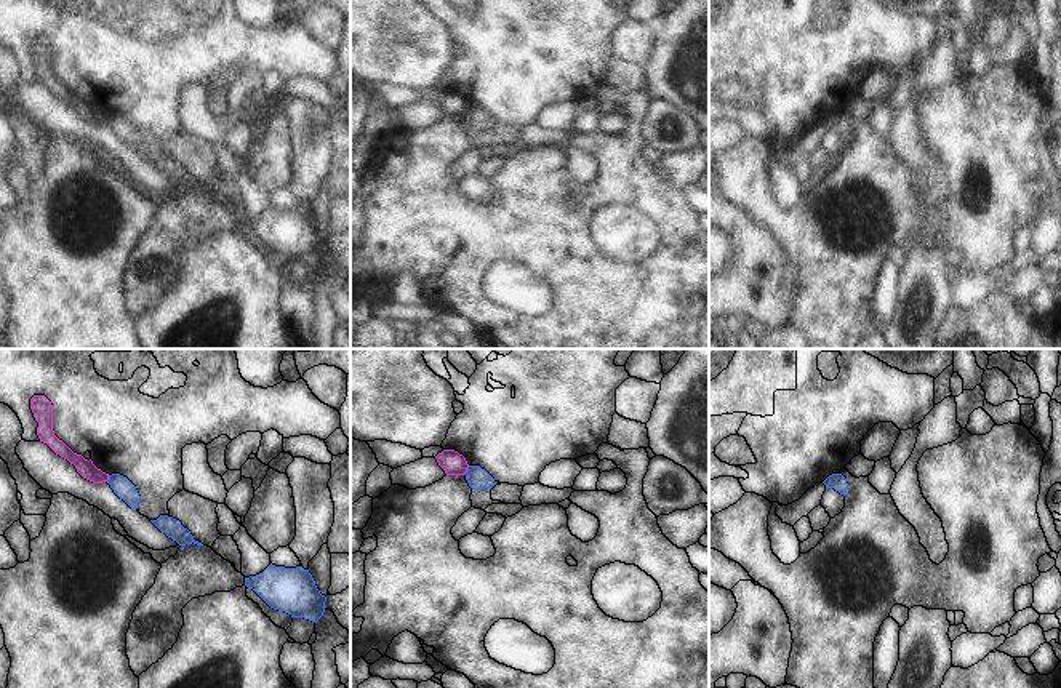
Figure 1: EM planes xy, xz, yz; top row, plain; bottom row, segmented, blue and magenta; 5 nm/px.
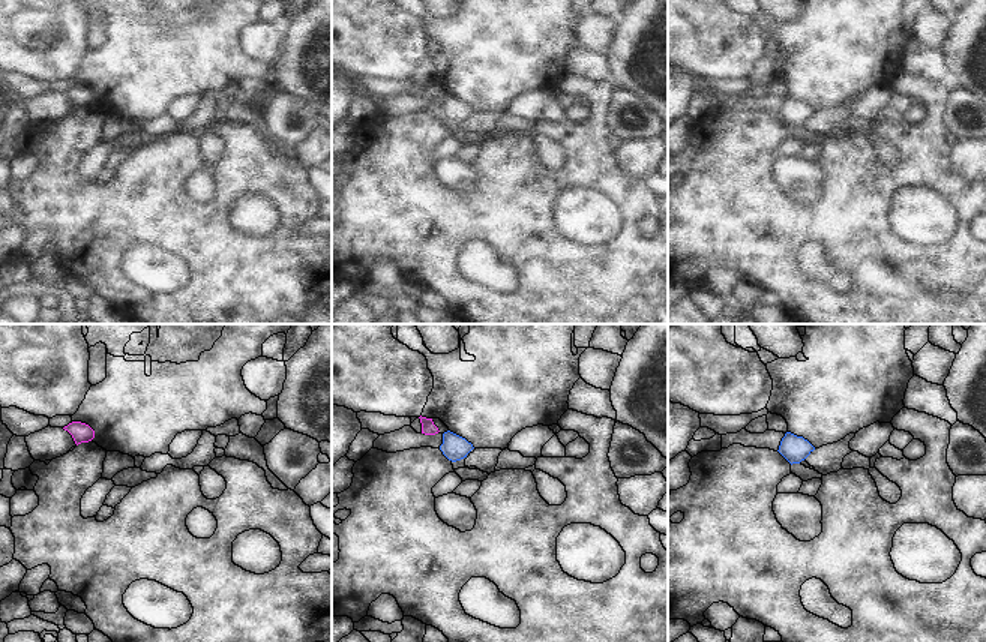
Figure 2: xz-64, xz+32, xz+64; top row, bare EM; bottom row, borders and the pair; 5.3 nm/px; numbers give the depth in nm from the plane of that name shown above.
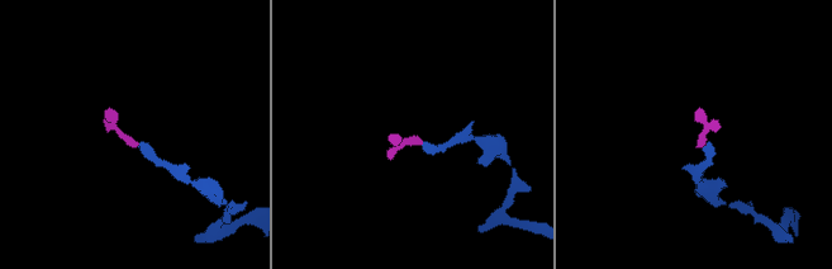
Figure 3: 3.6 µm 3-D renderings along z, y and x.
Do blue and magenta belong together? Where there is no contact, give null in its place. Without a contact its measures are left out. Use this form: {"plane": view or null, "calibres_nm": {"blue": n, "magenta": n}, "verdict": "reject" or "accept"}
{"plane": "xz", "calibres_nm": {"blue": 110, "magenta": 120}, "verdict": "reject"}

